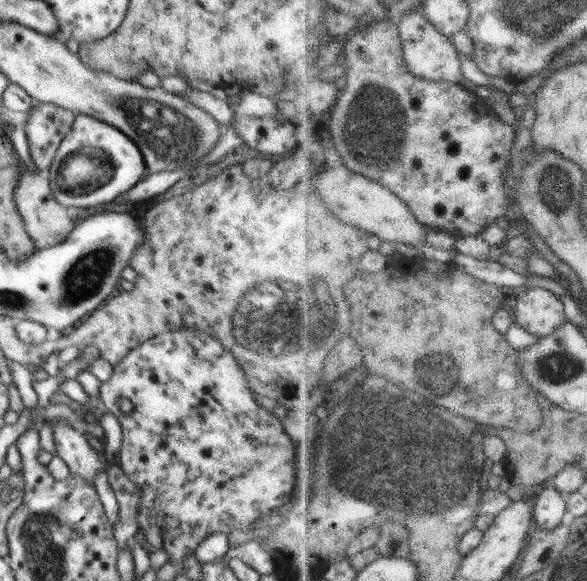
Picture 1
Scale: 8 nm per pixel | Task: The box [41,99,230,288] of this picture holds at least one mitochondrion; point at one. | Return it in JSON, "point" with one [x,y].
{"point":[79,174]}

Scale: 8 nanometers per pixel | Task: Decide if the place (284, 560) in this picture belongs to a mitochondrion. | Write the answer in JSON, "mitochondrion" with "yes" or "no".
{"mitochondrion":"no"}

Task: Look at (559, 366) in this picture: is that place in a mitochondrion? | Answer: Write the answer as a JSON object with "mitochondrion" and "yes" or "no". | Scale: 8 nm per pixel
{"mitochondrion":"yes"}

